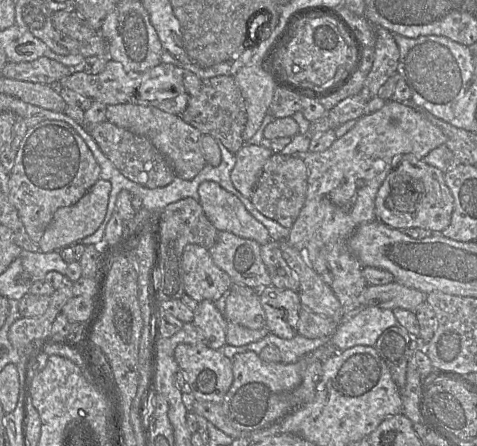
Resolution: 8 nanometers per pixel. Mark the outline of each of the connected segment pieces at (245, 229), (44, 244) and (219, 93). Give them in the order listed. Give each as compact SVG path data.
M202 182L198 194L205 215L218 231L255 240L261 246L271 240L267 228L249 213L235 195L217 182Z
M98 179L87 193L75 204L59 208L45 229L38 246L43 253L60 251L66 246L74 246L75 242L93 234L102 224L109 202L111 183Z
M223 75L203 80L200 92L190 96L187 107L180 117L198 129L202 135L211 135L219 139L234 154L244 145L243 131L247 122L246 104L232 76Z

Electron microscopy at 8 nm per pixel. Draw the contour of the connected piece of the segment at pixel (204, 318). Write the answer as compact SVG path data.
M203 300L198 303L193 311L193 324L204 333L206 346L219 350L226 345L226 328L228 321L220 313L214 301Z

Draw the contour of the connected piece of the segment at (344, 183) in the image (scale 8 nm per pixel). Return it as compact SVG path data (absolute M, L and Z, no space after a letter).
M390 99L378 111L361 116L357 123L342 137L337 138L328 149L321 152L308 150L291 154L305 162L308 180L305 203L289 229L287 242L301 252L309 265L332 289L344 310L344 318L362 307L362 293L368 286L362 275L362 264L348 248L350 236L361 224L377 220L376 194L395 159L411 153L418 160L422 160L431 150L445 144L446 140L441 129L431 123L424 113L403 102Z

